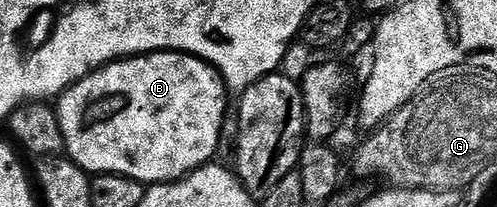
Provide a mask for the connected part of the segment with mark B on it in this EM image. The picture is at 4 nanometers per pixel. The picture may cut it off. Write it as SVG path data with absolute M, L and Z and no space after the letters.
M155 51L151 55L140 55L122 61L116 61L92 71L81 81L77 81L69 90L64 91L57 99L57 110L61 121L61 133L63 134L63 145L66 154L77 166L92 176L96 175L124 175L133 181L144 185L157 183L175 183L196 171L198 167L204 167L206 163L212 162L217 149L217 139L221 134L222 122L225 120L226 89L219 72L209 63L196 59L193 55L183 55L179 51Z

